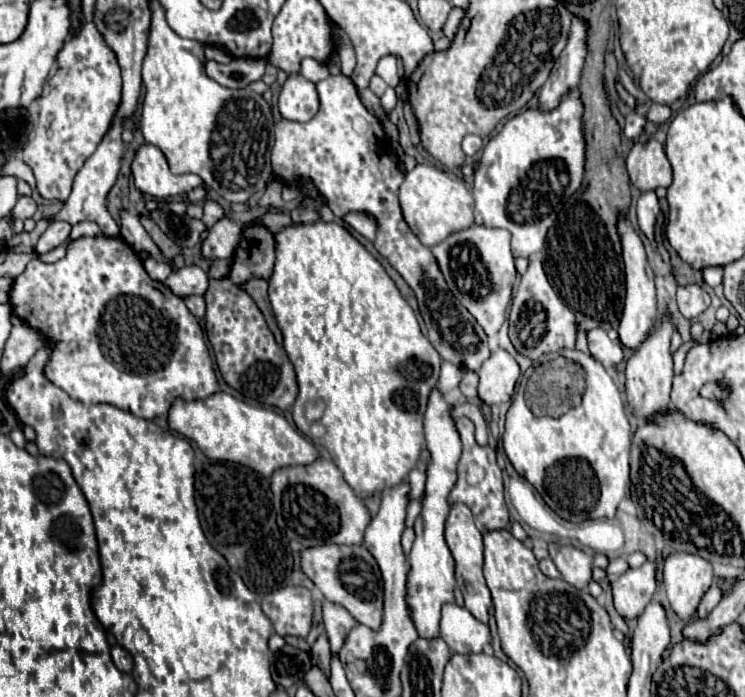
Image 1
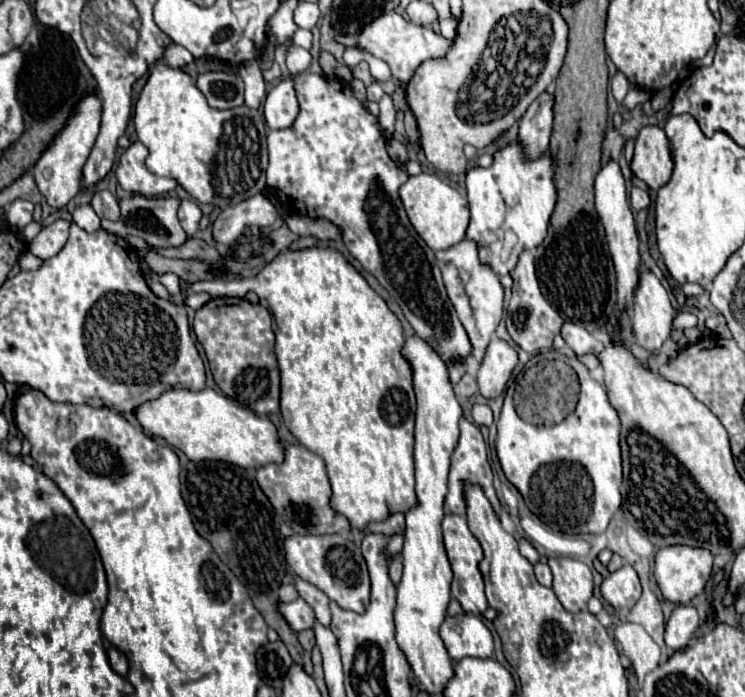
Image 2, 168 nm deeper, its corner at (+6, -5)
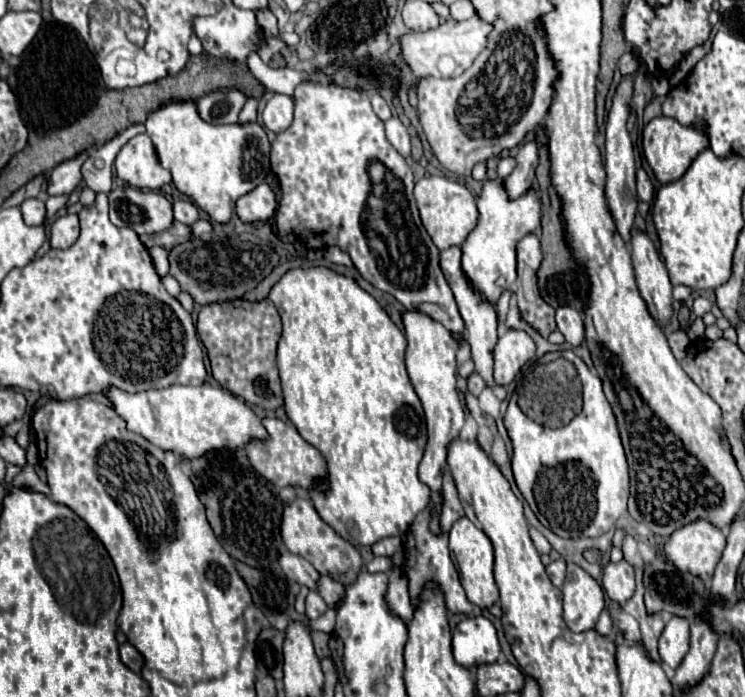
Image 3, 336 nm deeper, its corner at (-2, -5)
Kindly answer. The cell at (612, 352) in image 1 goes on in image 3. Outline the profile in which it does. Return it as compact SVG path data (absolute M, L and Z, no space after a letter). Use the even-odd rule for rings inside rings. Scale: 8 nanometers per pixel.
M562 306L556 310L556 324L558 330L564 334L570 346L580 346L584 342L584 320L578 310L570 306Z

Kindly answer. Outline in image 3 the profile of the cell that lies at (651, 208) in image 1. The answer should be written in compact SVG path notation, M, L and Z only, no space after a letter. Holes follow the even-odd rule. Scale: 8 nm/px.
M640 168L636 176L638 176L638 184L636 184L638 200L640 200L640 202L652 202L652 200L654 200L654 186L652 186L648 174Z

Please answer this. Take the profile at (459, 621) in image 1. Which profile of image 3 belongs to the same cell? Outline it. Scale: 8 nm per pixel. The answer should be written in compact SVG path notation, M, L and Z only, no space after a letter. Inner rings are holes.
M484 616L464 618L454 628L452 650L454 658L464 668L496 662L500 656L500 642L494 624Z

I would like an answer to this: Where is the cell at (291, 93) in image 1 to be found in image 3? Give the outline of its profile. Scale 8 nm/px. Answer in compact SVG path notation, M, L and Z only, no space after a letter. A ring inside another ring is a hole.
M274 94L262 110L262 122L268 130L278 134L292 124L292 112L294 112L292 98L286 94Z

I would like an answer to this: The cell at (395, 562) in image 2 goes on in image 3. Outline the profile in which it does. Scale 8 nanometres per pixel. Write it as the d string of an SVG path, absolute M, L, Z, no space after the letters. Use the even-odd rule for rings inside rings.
M400 570L390 572L390 586L386 592L386 602L390 604L390 610L396 616L400 616L404 622L410 620L412 602L410 602L410 594L408 594L408 580L404 578L404 574Z

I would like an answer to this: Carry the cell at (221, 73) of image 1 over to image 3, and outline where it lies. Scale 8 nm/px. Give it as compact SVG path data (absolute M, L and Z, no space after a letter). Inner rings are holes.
M236 88L228 90L212 90L198 98L198 110L204 120L210 120L212 124L230 124L238 122L238 114L246 104L246 94L242 94Z

